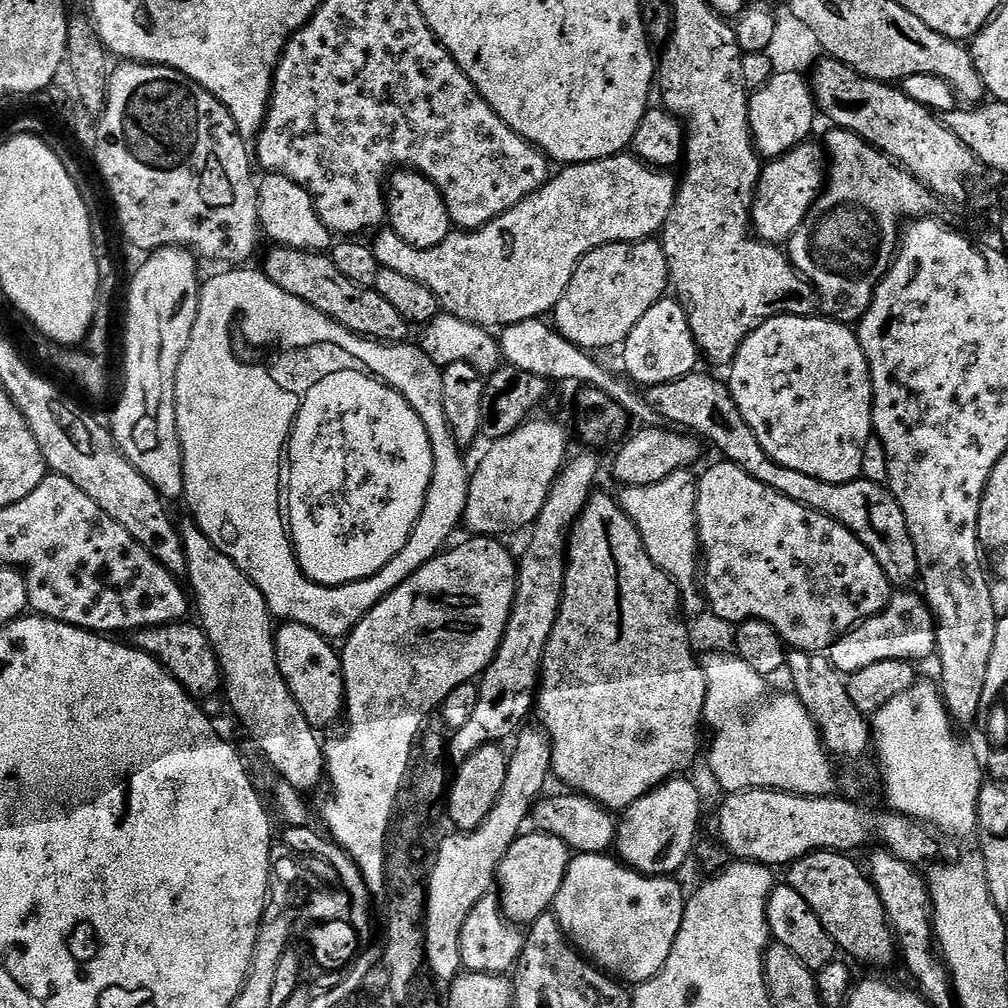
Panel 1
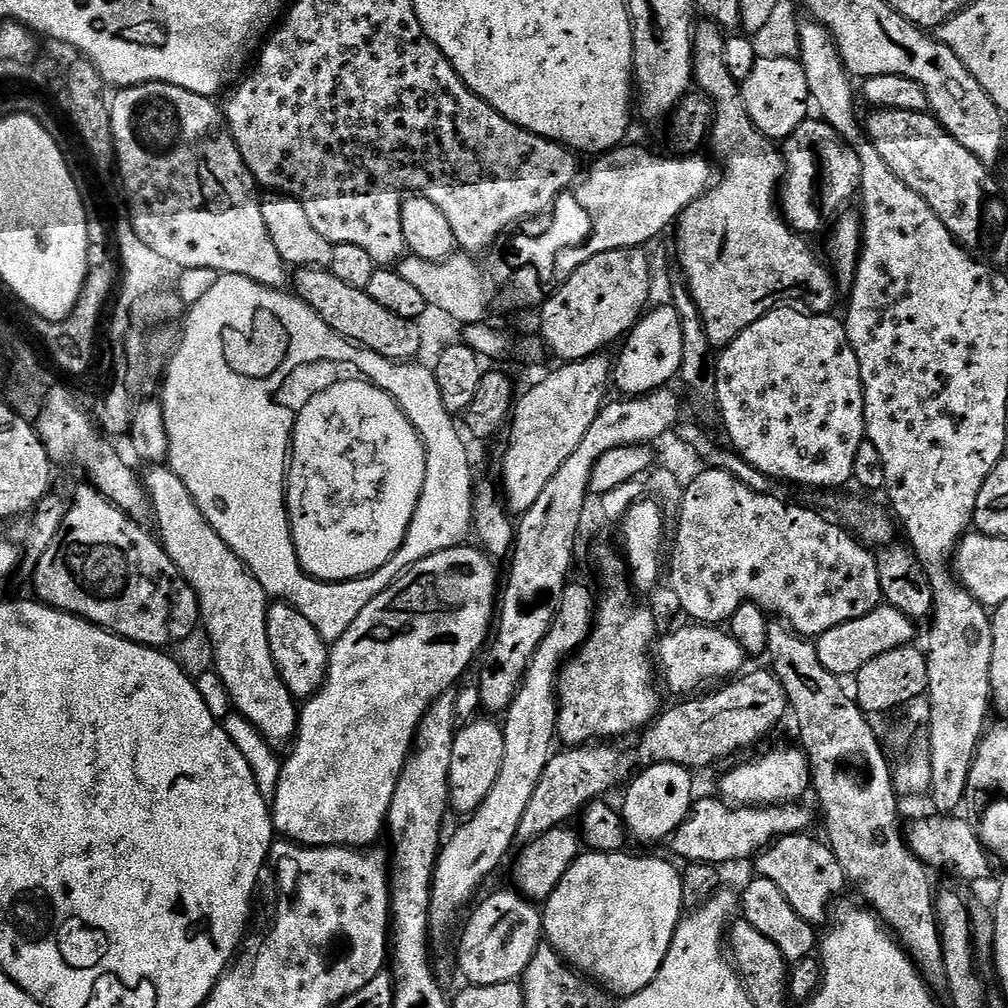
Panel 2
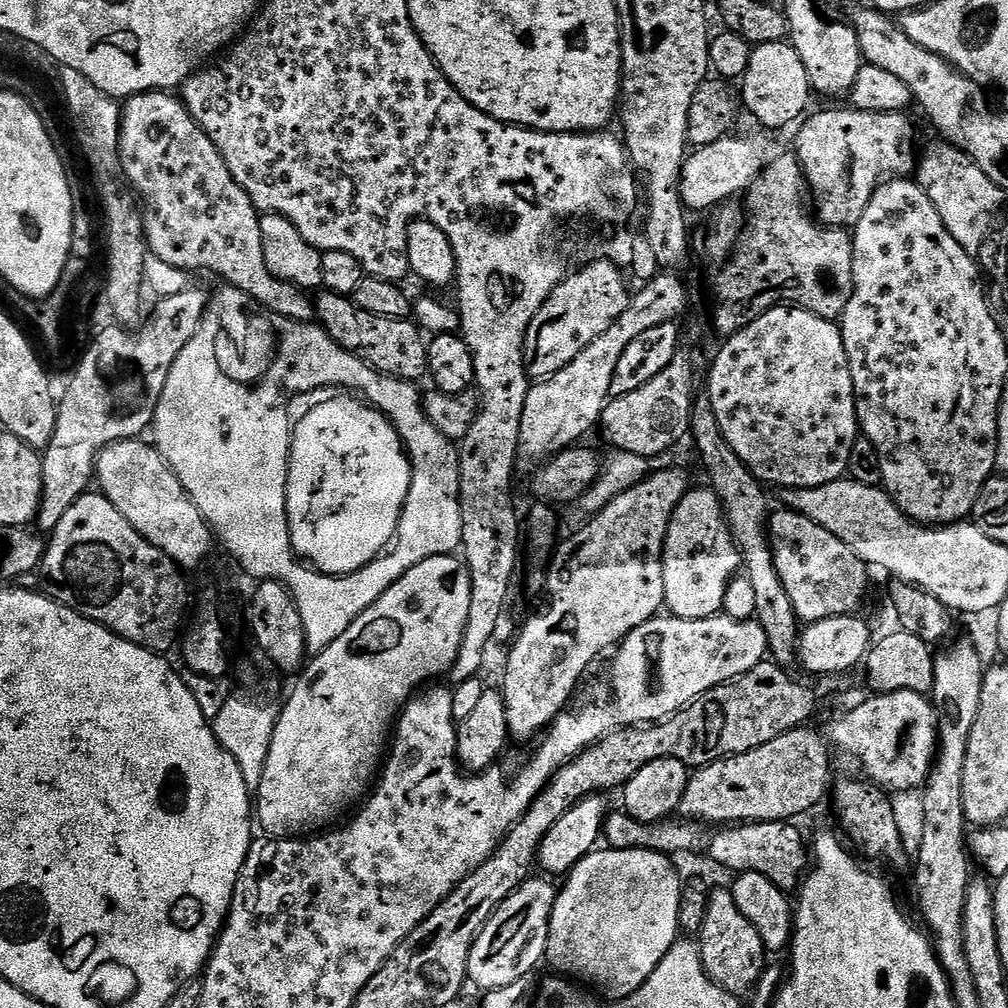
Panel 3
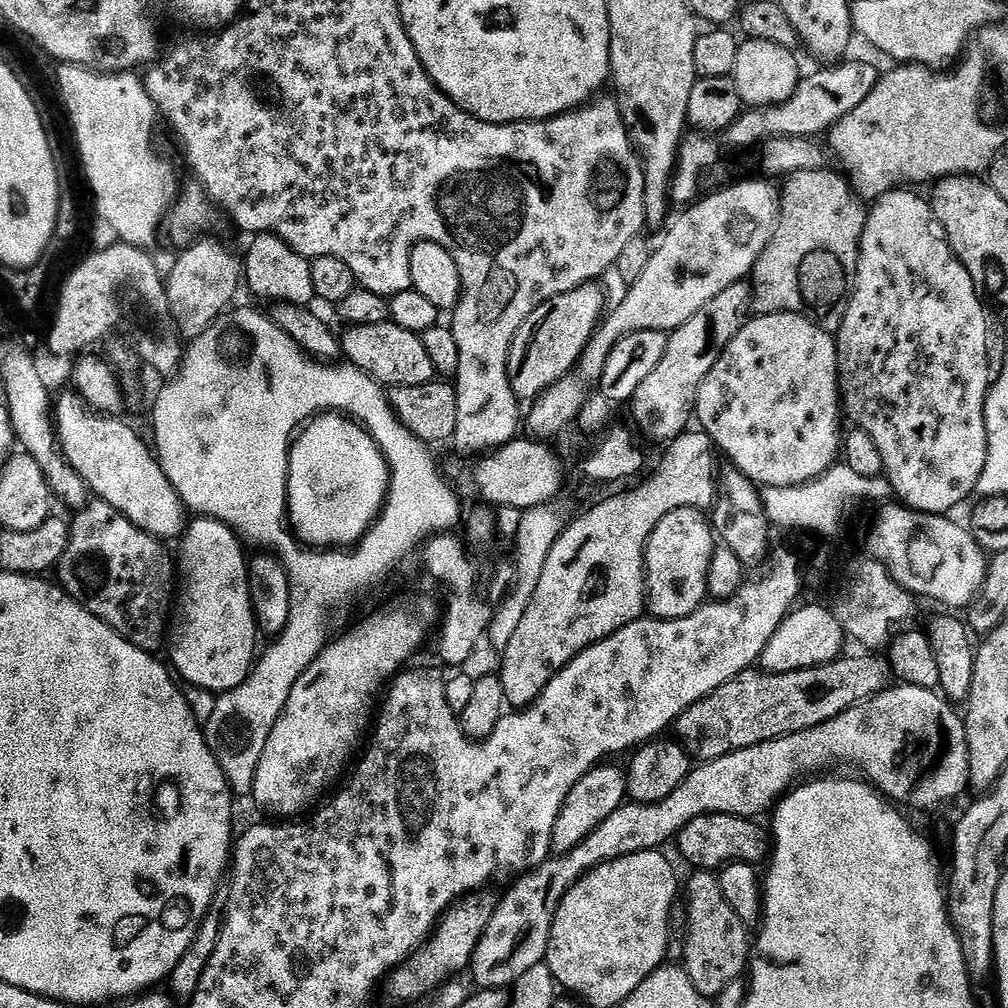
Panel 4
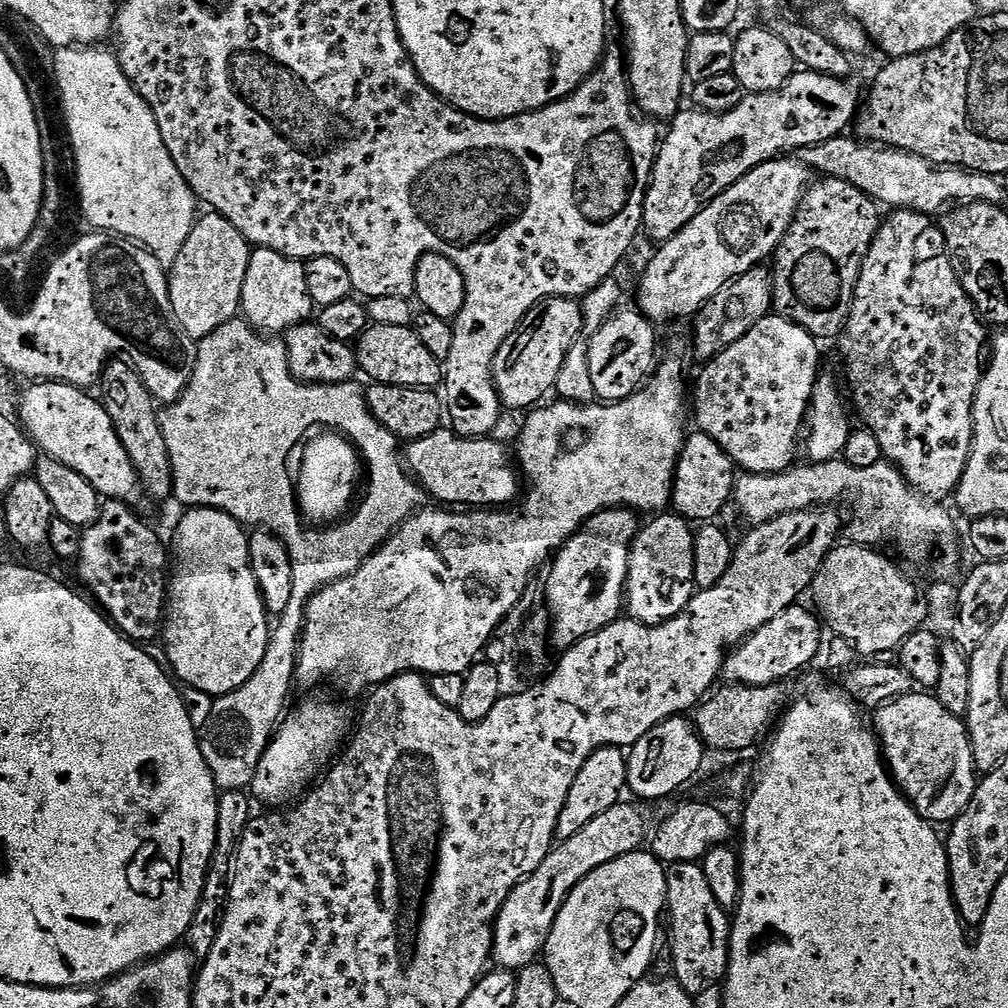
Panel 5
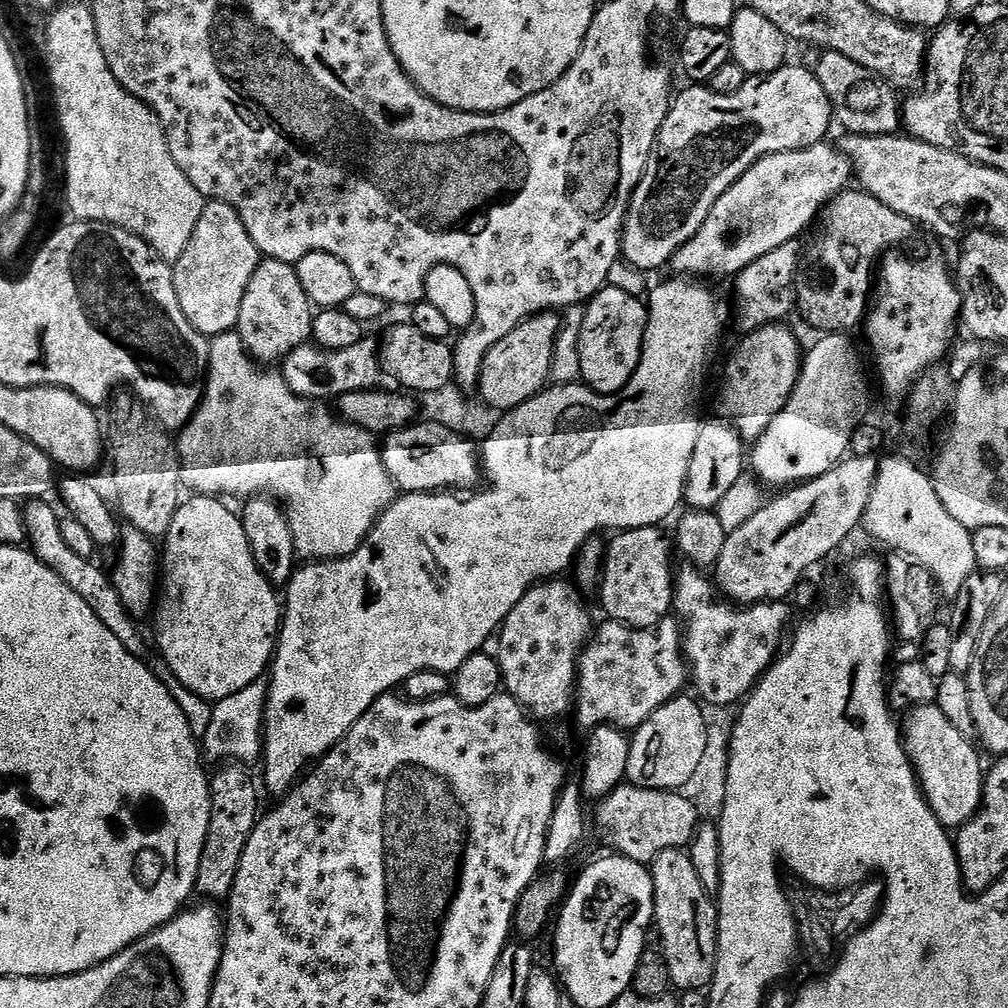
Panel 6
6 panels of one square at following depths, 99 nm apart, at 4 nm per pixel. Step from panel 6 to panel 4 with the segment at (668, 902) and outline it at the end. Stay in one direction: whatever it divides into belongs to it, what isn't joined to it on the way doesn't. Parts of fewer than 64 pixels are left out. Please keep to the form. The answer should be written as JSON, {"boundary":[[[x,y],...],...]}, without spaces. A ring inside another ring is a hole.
{"boundary":[[[696,870],[686,885],[686,891],[688,891],[688,920],[692,925],[688,928],[688,941],[684,944],[682,967],[687,972],[690,982],[694,982],[698,994],[717,998],[716,996],[722,995],[743,972],[745,975],[749,967],[750,940],[748,944],[748,933],[750,933],[750,928],[734,912],[734,907],[729,904],[726,895],[723,894],[719,879],[711,871]]]}

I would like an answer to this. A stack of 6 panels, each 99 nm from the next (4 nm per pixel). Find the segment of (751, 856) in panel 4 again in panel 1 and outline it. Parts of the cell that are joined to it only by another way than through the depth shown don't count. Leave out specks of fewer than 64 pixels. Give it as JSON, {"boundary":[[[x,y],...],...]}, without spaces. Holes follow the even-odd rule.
{"boundary":[[[811,852],[787,865],[786,884],[805,899],[841,953],[853,956],[860,964],[880,968],[895,961],[895,940],[876,888],[865,869],[852,860],[855,859],[843,852]]]}

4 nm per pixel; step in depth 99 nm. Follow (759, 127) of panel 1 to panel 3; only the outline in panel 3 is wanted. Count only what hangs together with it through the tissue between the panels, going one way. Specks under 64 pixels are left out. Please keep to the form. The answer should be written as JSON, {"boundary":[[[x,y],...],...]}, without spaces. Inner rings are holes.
{"boundary":[[[788,42],[755,45],[750,54],[750,66],[746,66],[746,74],[742,78],[743,84],[743,107],[758,123],[768,128],[784,128],[792,123],[795,125],[809,111],[808,99],[814,96],[806,67]]]}

